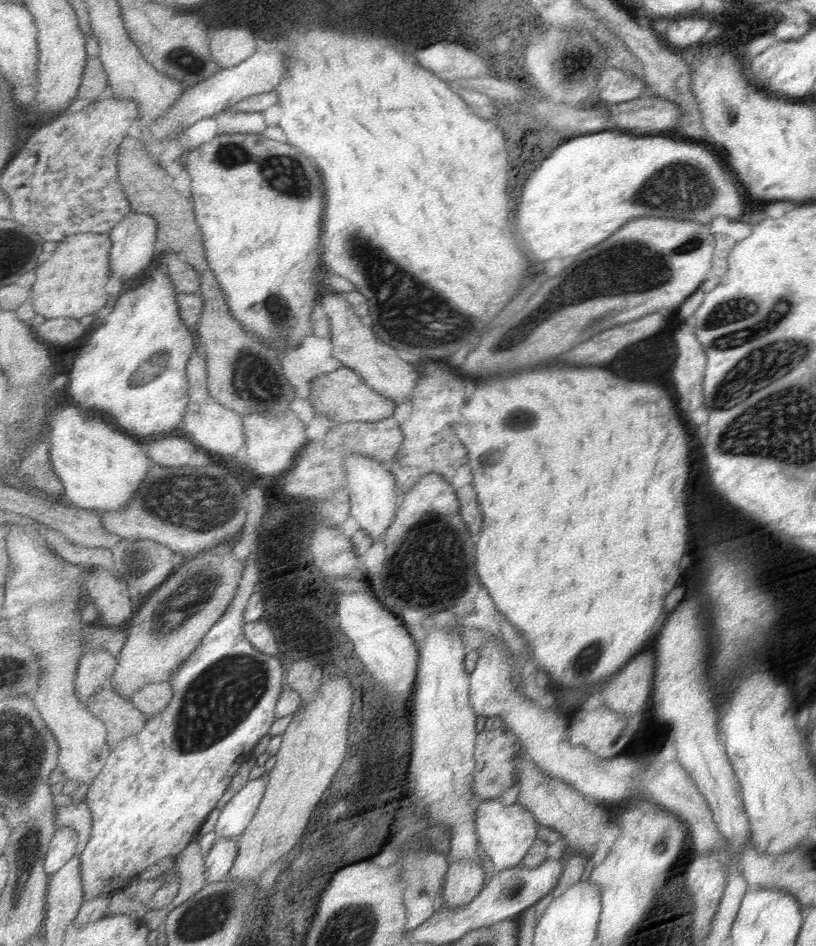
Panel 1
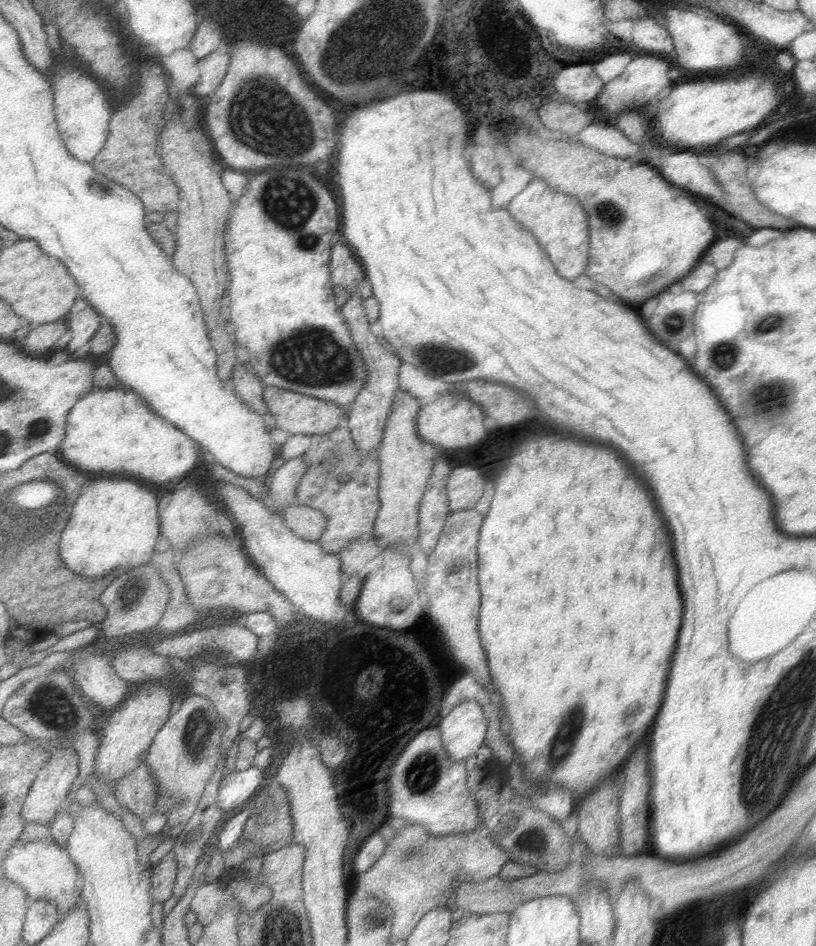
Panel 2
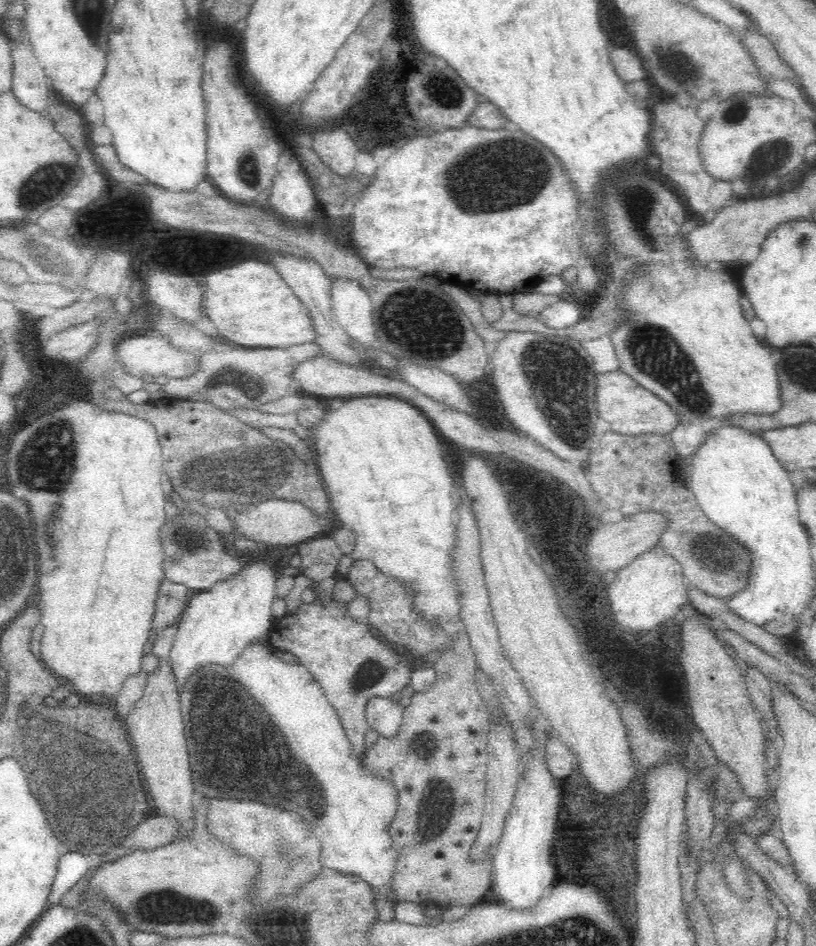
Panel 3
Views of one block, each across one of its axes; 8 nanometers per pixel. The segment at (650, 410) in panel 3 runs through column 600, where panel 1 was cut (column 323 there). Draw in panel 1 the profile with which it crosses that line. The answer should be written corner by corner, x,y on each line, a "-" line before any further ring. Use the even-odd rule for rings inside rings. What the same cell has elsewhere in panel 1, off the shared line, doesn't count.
341,368
341,370
335,370
331,374
317,376
311,382
309,390
311,390
309,400
315,406
317,418
327,418
335,426
347,424
347,422
381,422
381,420
391,418
395,414
395,410
397,410
395,400
385,398
379,392
375,392
363,380
363,376
359,376
357,372
353,372
349,368

